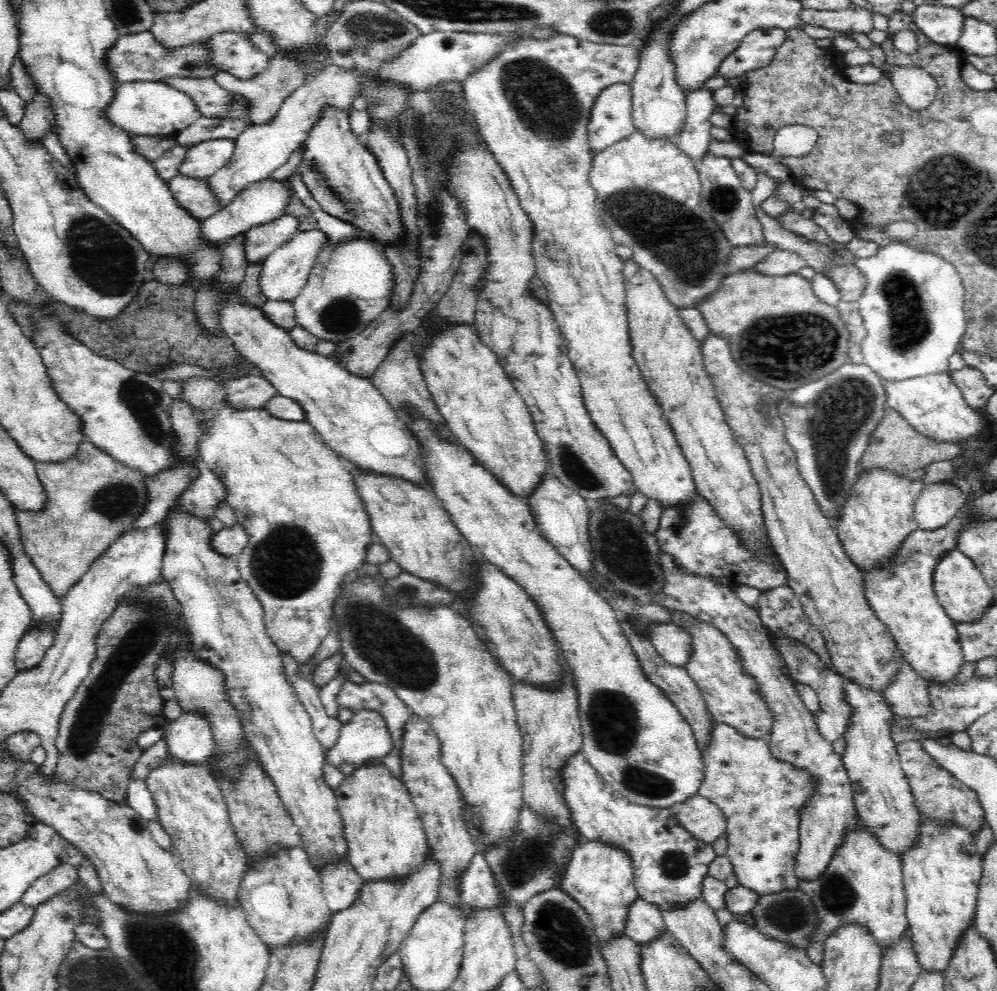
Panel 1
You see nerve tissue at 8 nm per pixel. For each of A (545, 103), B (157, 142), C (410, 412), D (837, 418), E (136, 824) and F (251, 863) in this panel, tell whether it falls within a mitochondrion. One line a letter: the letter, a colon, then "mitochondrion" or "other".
A: mitochondrion
B: other
C: other
D: mitochondrion
E: other
F: other

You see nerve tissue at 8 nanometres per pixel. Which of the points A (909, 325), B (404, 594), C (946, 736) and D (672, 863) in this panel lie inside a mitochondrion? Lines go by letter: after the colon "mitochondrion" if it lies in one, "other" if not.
A: mitochondrion
B: mitochondrion
C: other
D: mitochondrion

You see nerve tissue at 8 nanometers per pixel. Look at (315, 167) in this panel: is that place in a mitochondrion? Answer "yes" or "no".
yes

